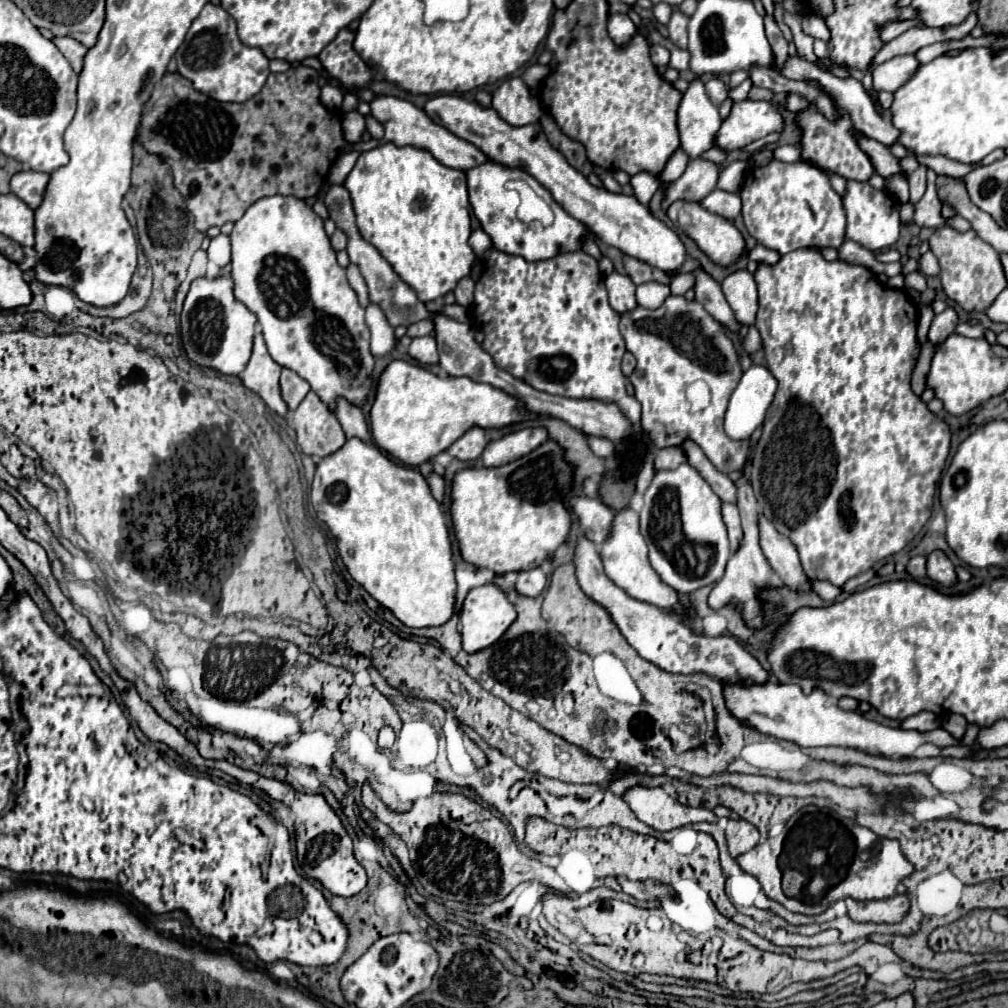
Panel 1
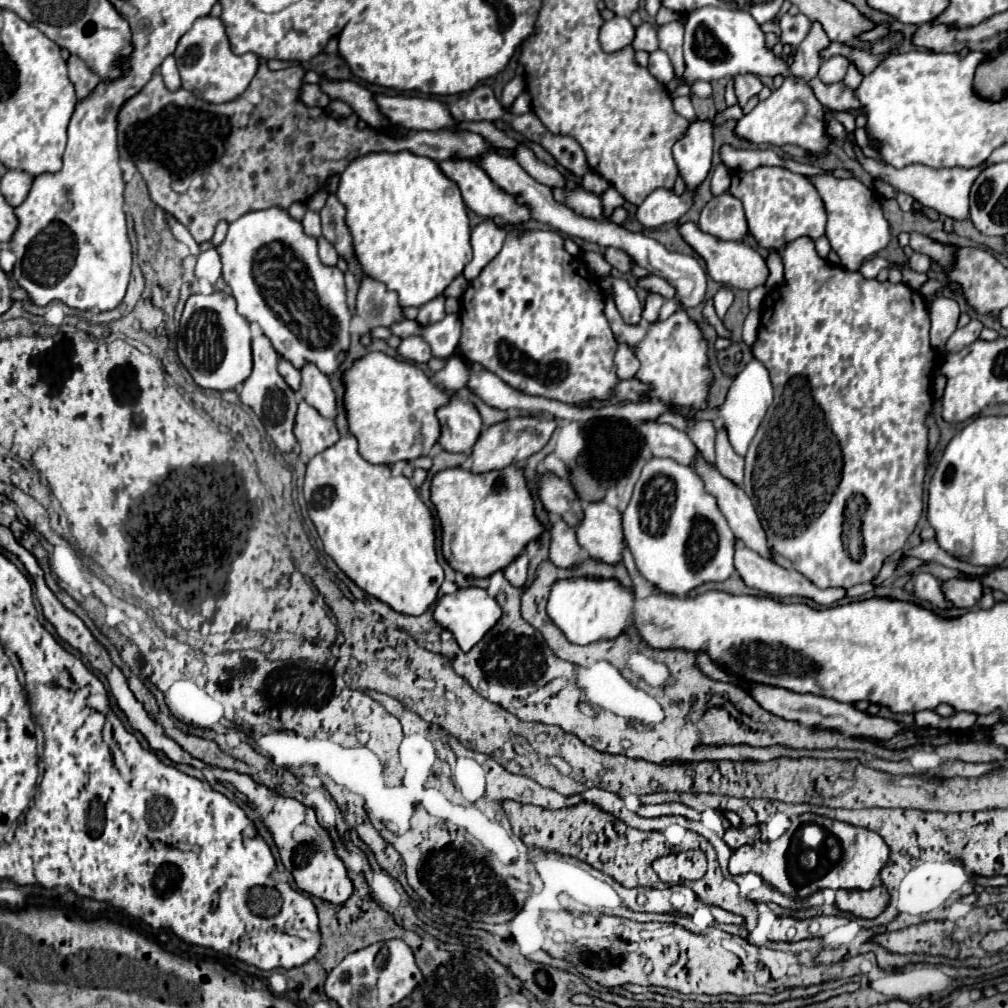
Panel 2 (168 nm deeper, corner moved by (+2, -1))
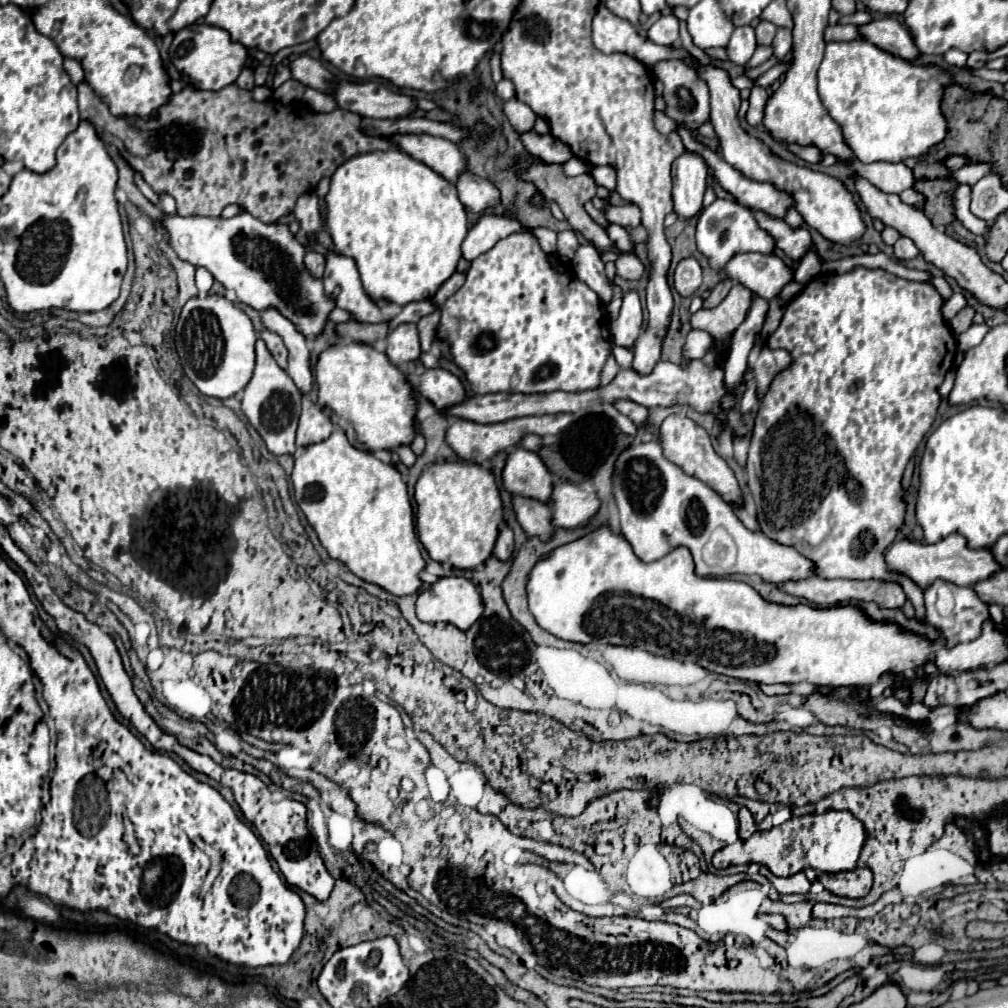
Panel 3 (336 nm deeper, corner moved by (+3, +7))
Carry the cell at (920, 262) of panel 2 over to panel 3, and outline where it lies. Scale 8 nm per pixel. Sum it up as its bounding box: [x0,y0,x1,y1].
[894,238,920,260]

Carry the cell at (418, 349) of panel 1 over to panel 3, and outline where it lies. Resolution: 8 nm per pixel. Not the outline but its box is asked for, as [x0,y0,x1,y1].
[386,324,420,366]

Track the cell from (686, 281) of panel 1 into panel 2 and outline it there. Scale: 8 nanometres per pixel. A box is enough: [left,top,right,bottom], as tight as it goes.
[637,276,675,300]

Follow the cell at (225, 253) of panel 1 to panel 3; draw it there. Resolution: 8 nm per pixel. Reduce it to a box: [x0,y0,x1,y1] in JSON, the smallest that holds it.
[196,268,214,296]

